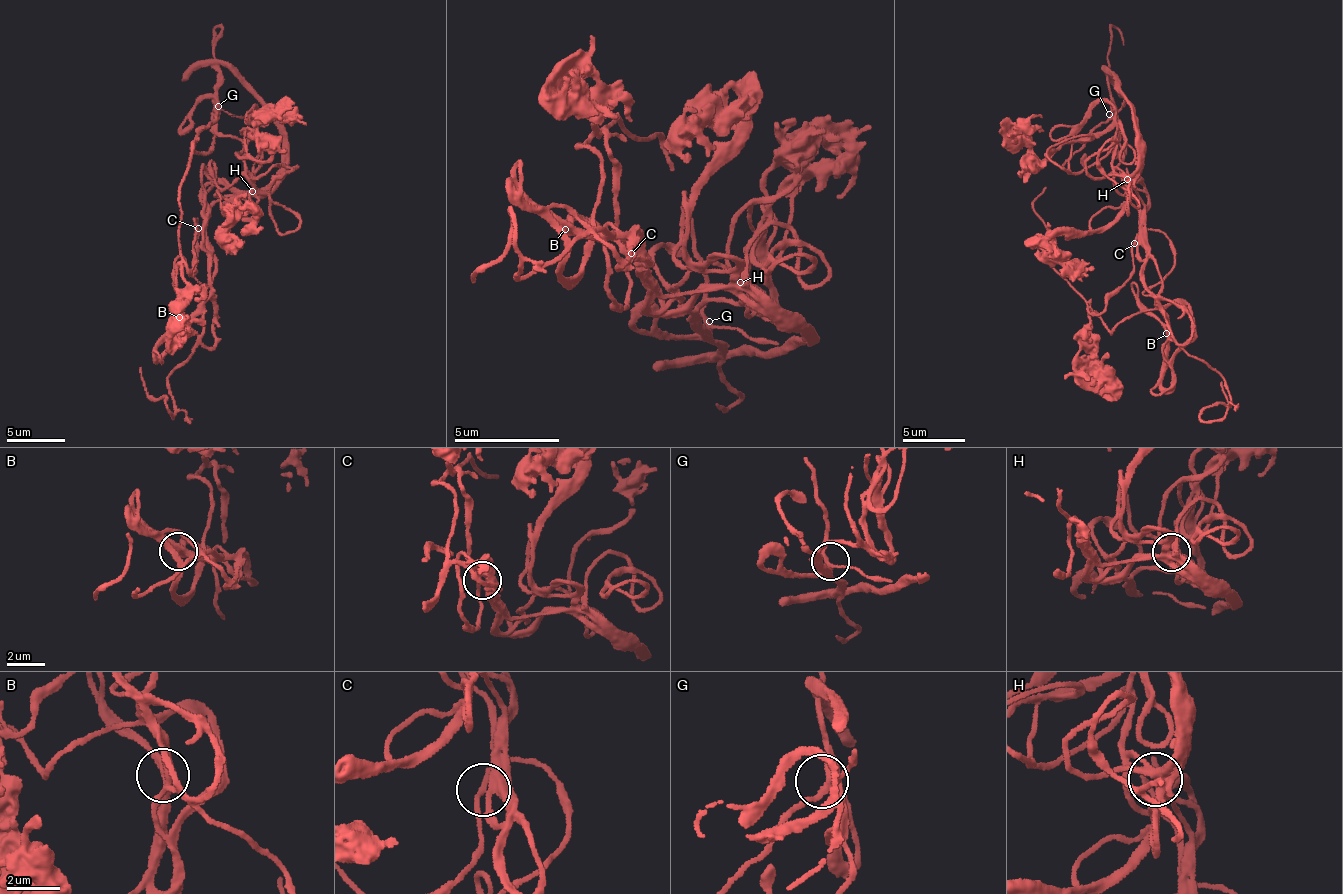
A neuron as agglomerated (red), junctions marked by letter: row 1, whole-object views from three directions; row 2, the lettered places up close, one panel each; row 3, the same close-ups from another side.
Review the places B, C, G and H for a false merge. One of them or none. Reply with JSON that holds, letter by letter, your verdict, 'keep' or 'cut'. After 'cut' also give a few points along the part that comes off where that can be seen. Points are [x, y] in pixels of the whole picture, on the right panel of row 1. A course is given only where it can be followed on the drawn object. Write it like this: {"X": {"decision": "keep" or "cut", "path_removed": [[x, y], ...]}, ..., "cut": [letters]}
{"B": {"decision": "keep"}, "C": {"decision": "keep"}, "G": {"decision": "keep"}, "H": {"decision": "keep"}, "cut": []}

